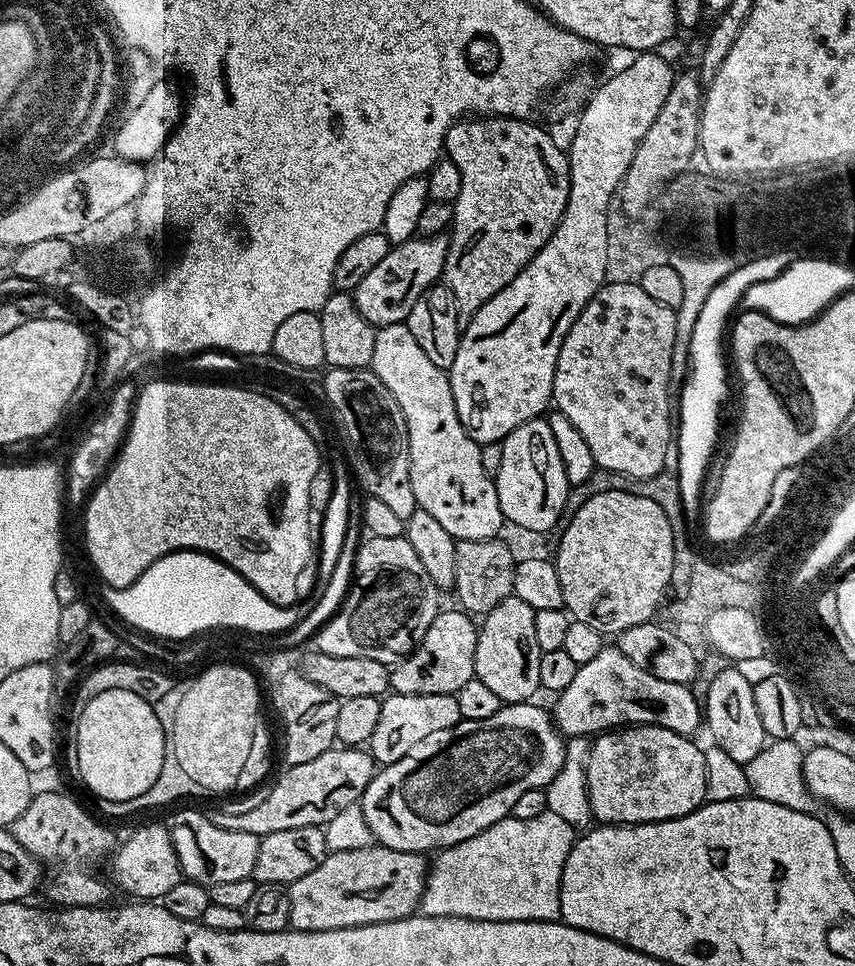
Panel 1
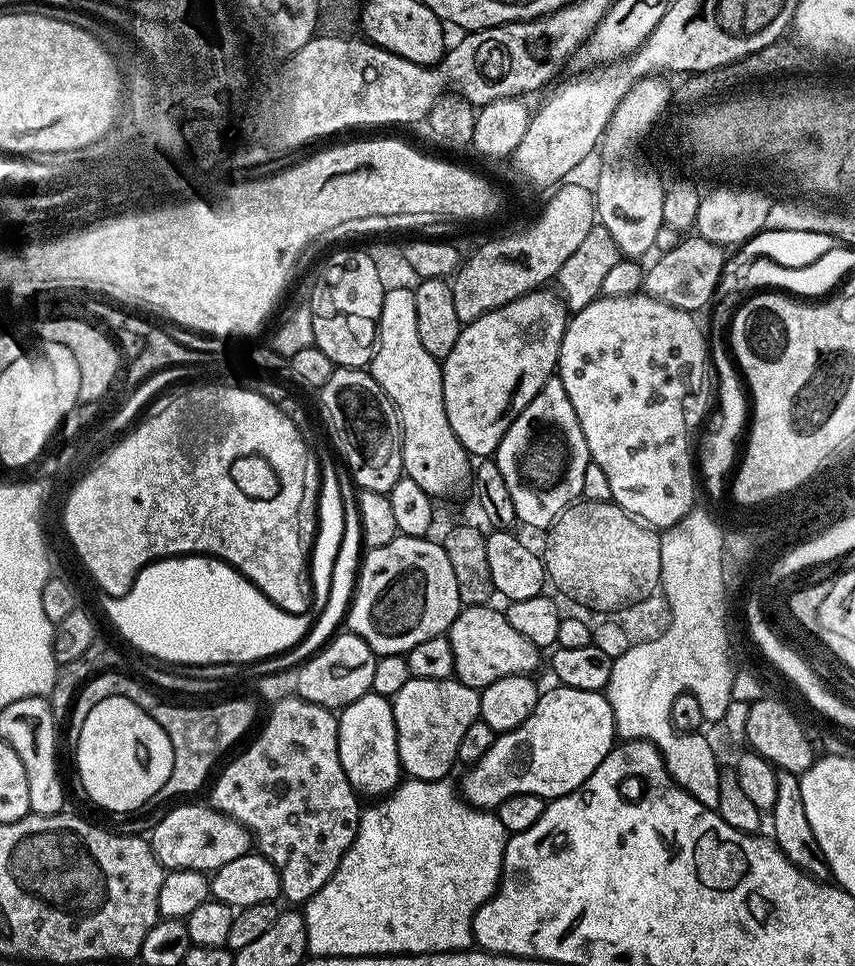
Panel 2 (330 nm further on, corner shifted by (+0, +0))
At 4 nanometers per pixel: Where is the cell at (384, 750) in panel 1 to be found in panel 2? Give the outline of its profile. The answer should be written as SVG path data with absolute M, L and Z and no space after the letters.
M418 678L408 680L406 686L402 686L402 690L398 690L398 694L391 697L391 702L401 769L414 780L445 779L452 764L457 763L458 742L462 742L462 734L466 734L469 726L480 719L480 692L455 678L451 680Z

